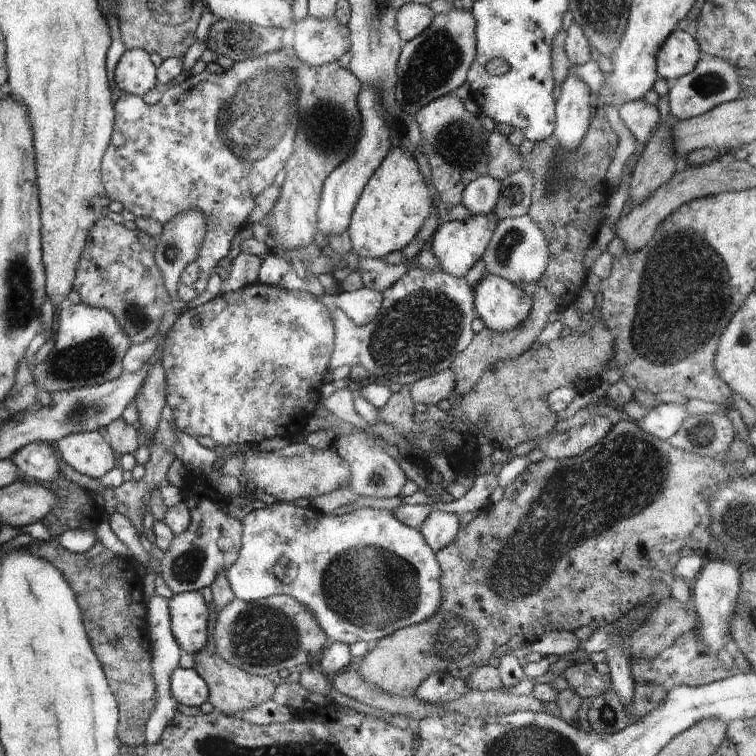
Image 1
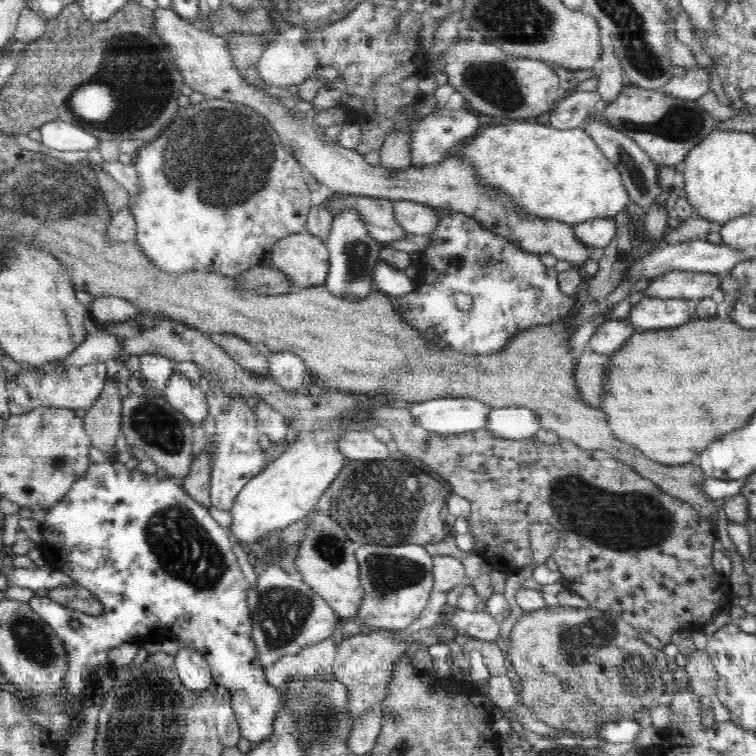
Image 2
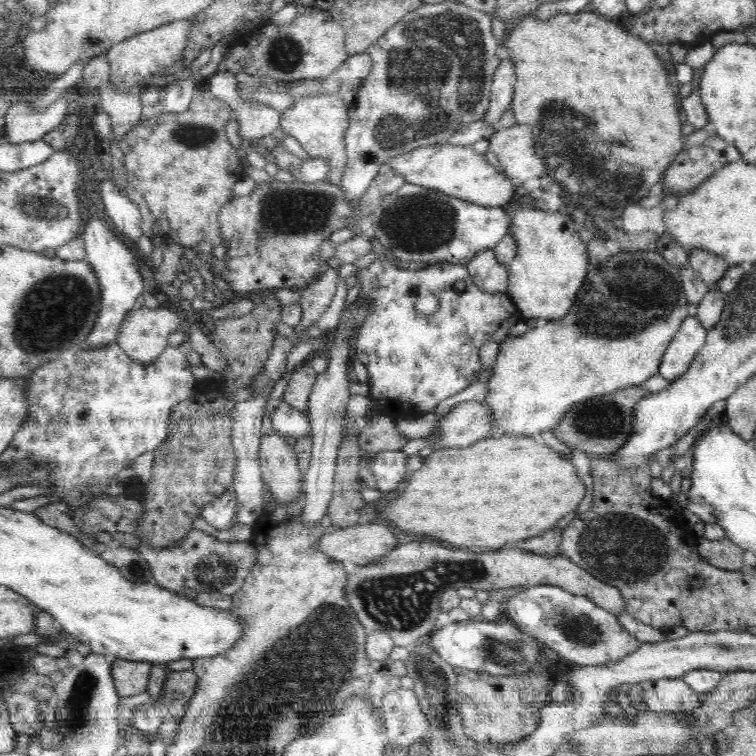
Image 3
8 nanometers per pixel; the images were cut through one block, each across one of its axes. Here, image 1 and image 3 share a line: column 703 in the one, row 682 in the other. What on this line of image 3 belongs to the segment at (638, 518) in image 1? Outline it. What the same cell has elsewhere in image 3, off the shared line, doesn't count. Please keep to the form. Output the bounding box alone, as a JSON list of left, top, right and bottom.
[455,670,554,747]

